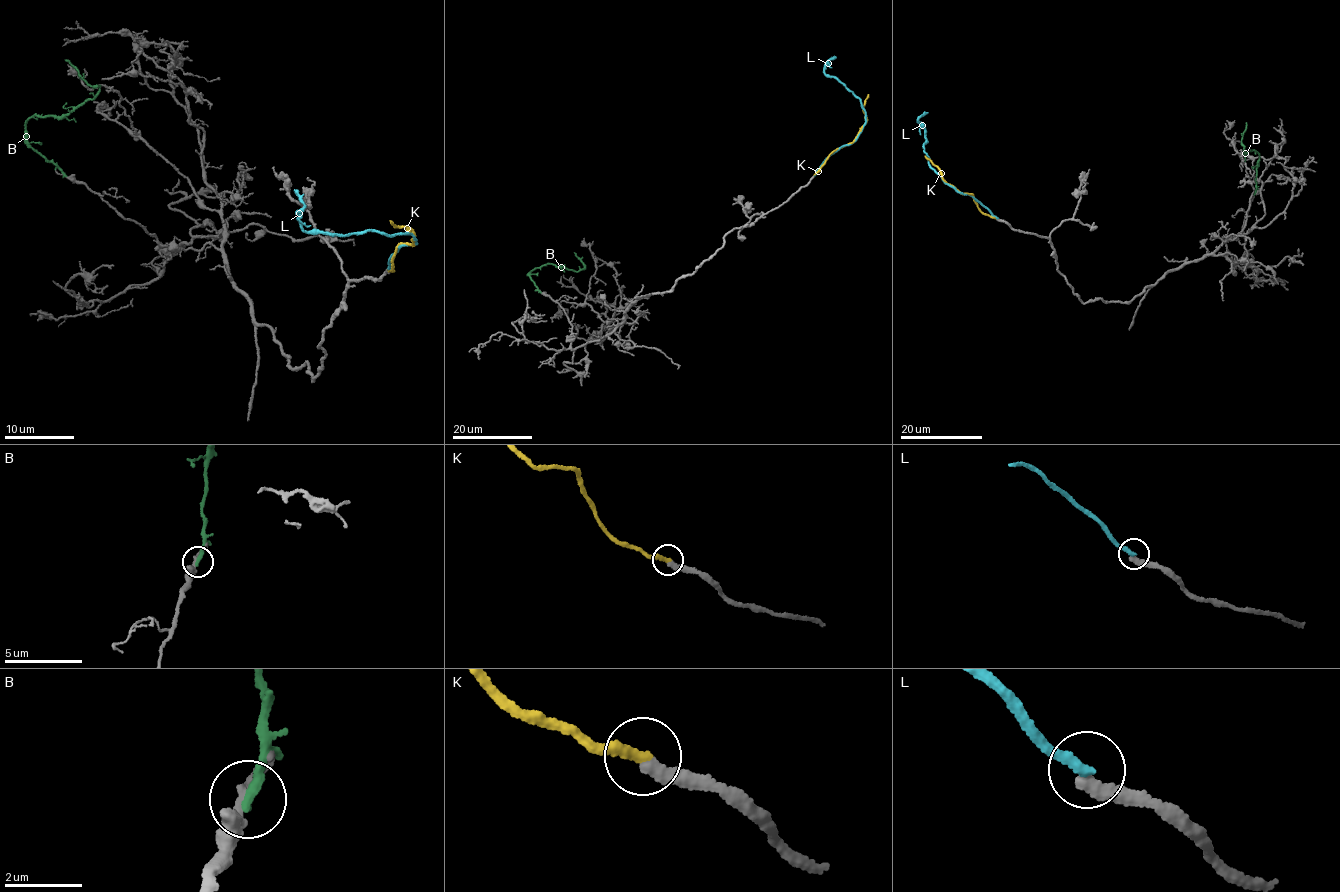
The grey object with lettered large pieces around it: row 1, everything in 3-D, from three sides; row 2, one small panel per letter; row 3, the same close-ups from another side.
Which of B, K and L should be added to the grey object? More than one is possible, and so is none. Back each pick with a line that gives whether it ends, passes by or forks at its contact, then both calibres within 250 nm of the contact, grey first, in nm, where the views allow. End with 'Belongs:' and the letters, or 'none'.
K: It ends there. Thickness 280 nm (grey) against 280 nm
Belongs: K

